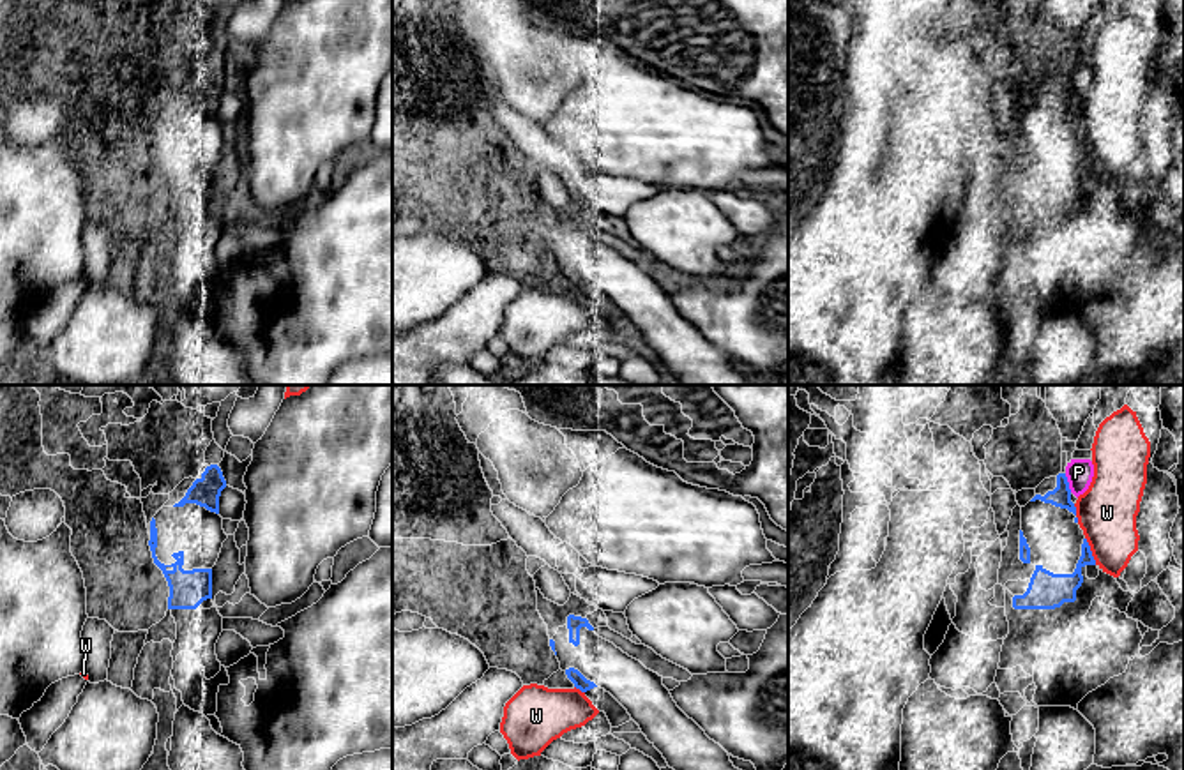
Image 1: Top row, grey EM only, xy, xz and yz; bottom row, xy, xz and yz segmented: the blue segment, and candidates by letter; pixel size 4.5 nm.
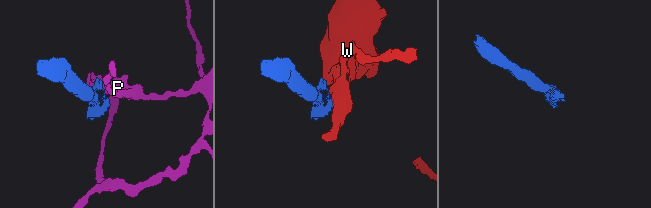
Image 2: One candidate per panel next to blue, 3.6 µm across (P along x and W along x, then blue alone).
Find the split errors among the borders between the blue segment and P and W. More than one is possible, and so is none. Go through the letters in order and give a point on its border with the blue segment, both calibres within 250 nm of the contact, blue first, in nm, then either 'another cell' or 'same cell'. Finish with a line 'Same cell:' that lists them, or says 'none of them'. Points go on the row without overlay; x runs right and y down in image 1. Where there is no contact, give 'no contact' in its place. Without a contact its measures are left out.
P: meets blue in yz at (1068, 87); 100 nm thick on the blue side, 120 nm on the other; another cell
W: meets blue in yz at (1091, 156); 160 nm thick on the blue side, 280 nm on the other; another cell
Same cell: none of them

